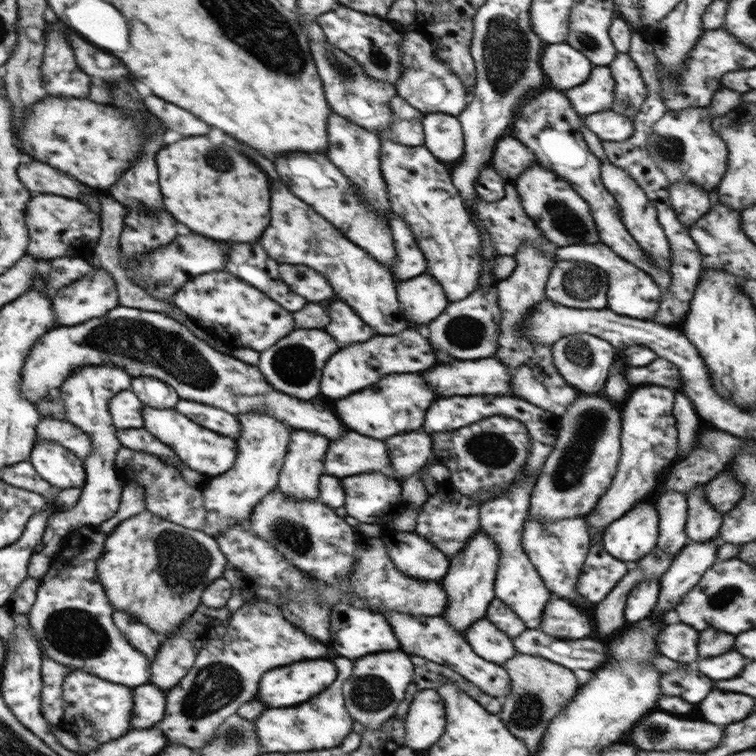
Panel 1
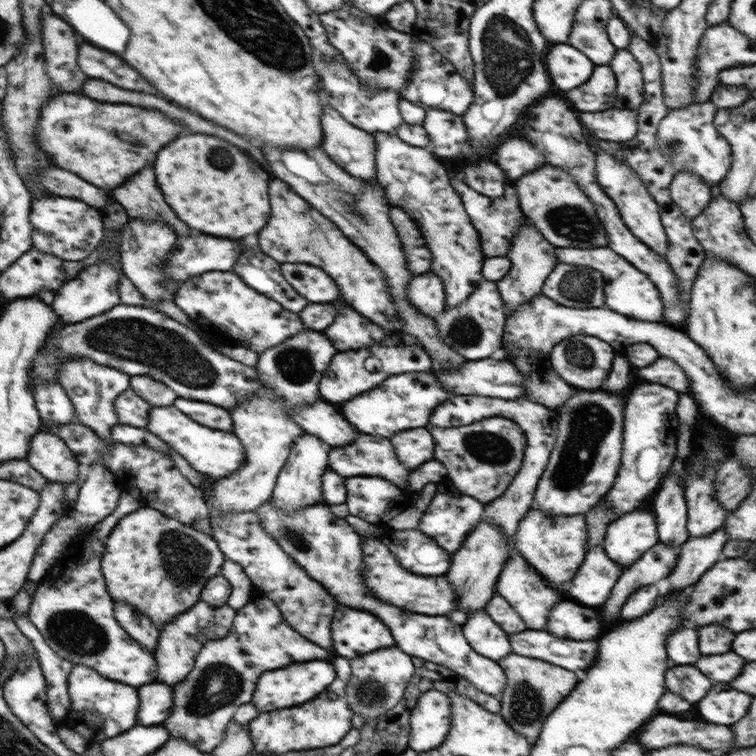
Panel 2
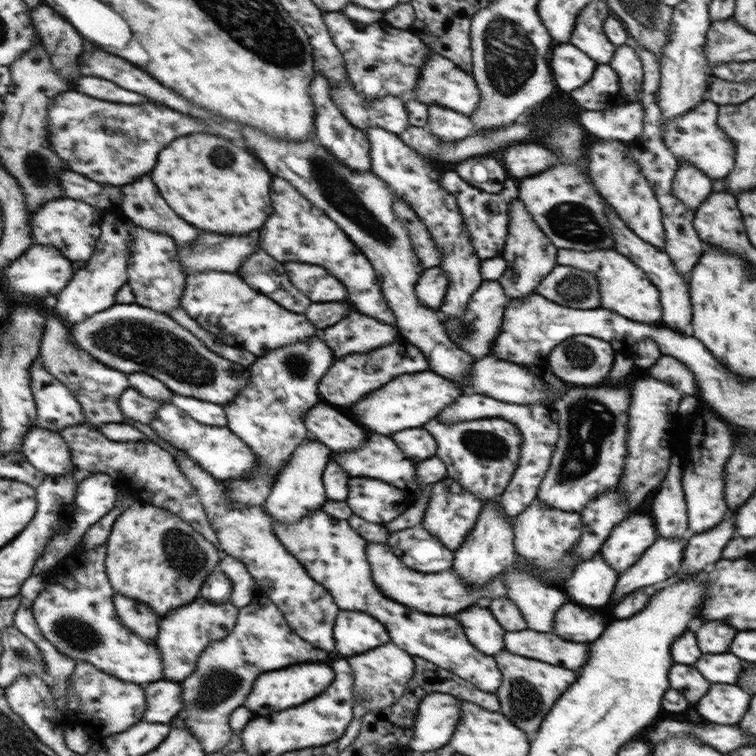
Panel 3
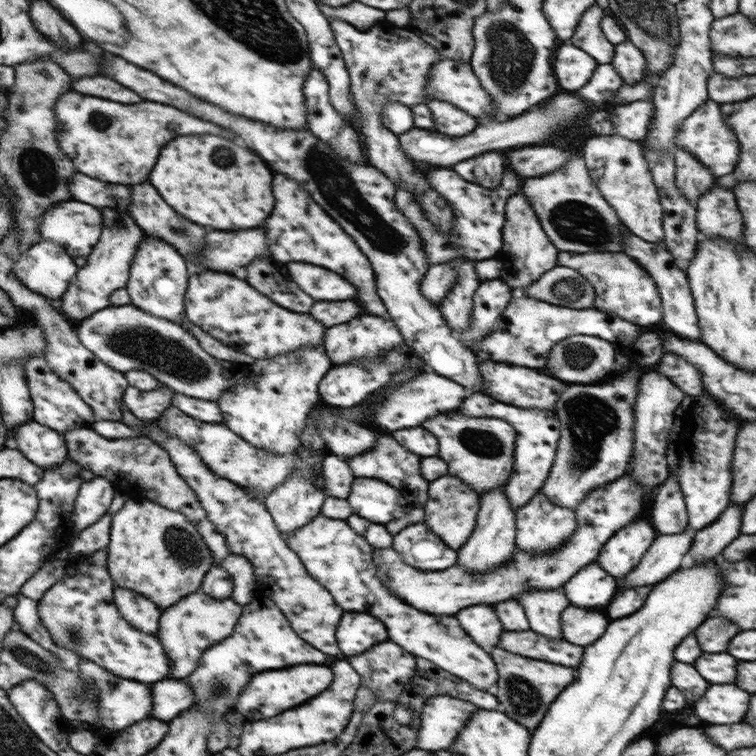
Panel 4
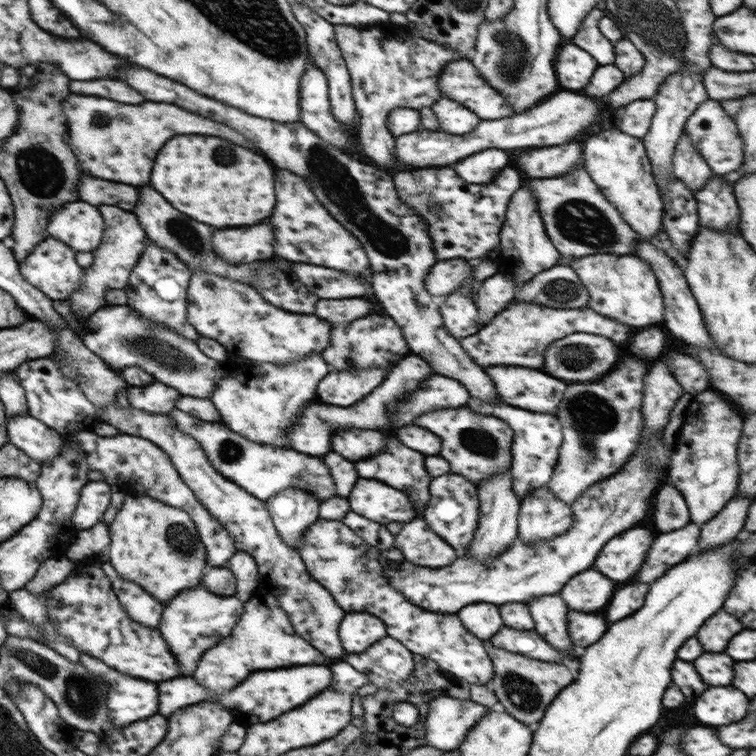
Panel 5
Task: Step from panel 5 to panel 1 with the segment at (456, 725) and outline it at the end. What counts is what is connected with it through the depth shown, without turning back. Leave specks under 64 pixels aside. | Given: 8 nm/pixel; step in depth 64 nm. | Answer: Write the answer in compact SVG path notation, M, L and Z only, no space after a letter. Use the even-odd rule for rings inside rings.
M436 689L420 690L413 698L406 716L404 746L426 750L434 746L445 732L445 702Z

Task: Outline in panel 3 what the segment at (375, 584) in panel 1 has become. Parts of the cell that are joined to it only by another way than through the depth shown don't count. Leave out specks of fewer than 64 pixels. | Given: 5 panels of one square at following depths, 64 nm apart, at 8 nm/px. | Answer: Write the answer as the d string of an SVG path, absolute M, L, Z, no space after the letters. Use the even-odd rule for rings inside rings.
M368 542L366 556L372 566L372 578L374 578L374 582L378 582L382 593L388 594L392 600L396 600L404 606L410 606L418 612L426 612L426 614L434 614L434 616L448 616L448 614L457 614L462 608L467 609L478 604L478 600L484 600L484 598L494 600L498 596L506 596L506 571L496 575L492 581L488 581L484 586L478 588L468 585L452 568L430 574L416 572L416 570L404 566L397 555L384 544Z

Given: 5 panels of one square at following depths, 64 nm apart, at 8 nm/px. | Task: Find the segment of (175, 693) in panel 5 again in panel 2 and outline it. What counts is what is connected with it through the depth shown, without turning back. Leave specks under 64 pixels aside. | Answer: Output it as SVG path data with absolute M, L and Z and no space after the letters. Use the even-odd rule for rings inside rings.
M158 681L136 687L141 701L137 724L140 726L160 725L170 717L175 704L172 688L172 685Z

